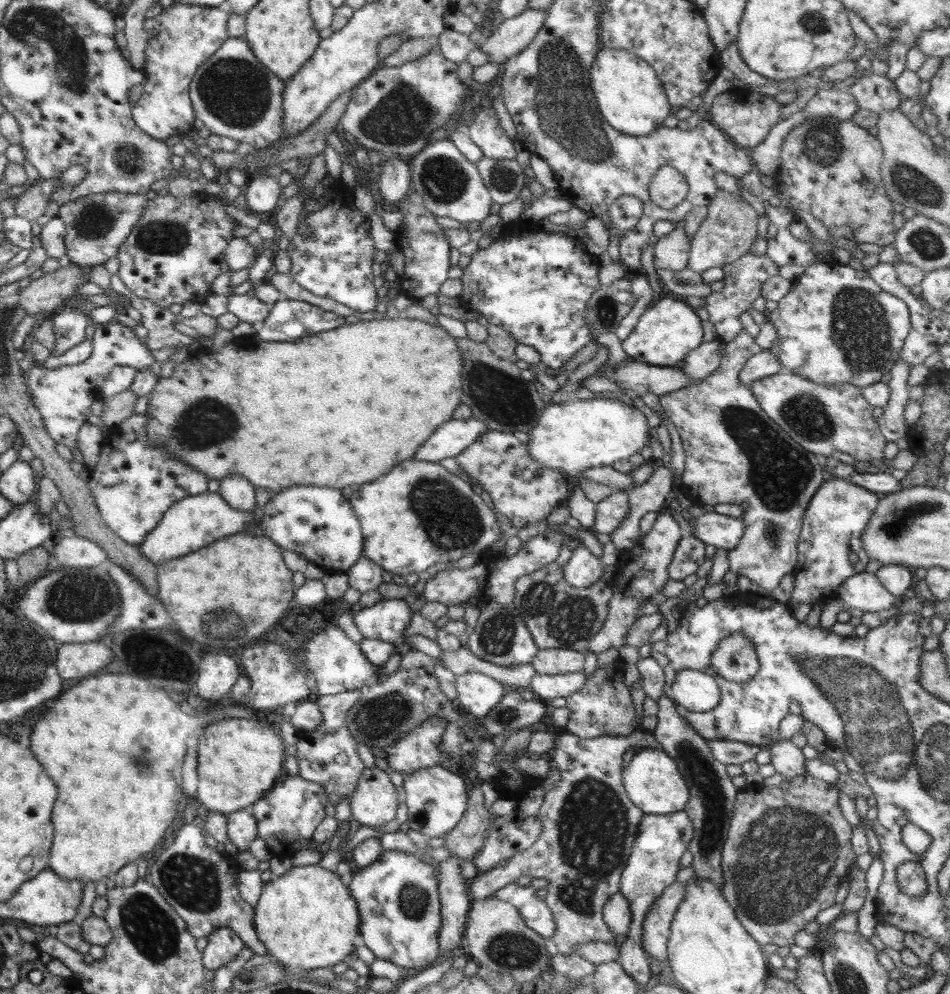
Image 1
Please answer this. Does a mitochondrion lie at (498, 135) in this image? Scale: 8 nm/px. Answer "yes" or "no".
no

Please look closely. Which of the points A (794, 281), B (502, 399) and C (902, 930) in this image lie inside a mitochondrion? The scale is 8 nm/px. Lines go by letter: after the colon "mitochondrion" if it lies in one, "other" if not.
A: other
B: mitochondrion
C: other

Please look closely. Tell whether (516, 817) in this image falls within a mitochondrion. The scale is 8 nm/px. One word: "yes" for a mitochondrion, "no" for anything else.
no

